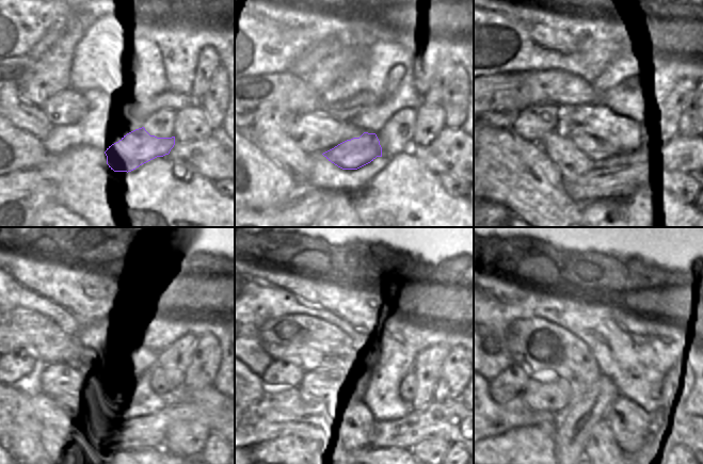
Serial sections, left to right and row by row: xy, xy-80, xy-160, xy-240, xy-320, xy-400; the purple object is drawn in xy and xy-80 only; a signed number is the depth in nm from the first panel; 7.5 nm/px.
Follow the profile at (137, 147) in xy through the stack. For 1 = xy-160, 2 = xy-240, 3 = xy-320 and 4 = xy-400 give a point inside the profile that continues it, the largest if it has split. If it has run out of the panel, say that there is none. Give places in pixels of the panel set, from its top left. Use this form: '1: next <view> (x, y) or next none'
1: next xy-160 (571, 162)
2: next xy-240 (70, 382)
3: next xy-320 (307, 385)
4: next xy-400 (538, 396)

